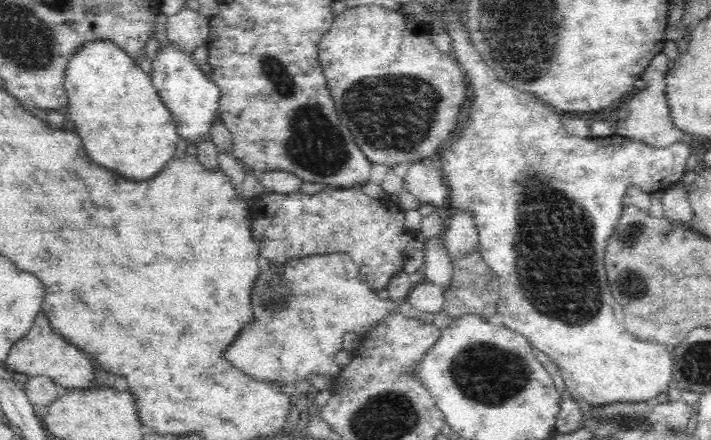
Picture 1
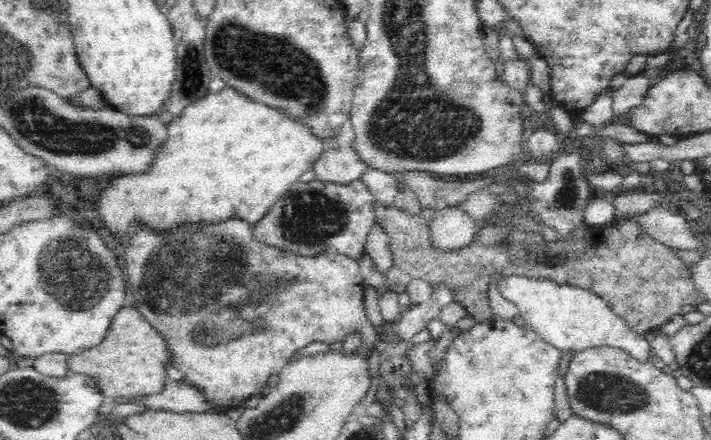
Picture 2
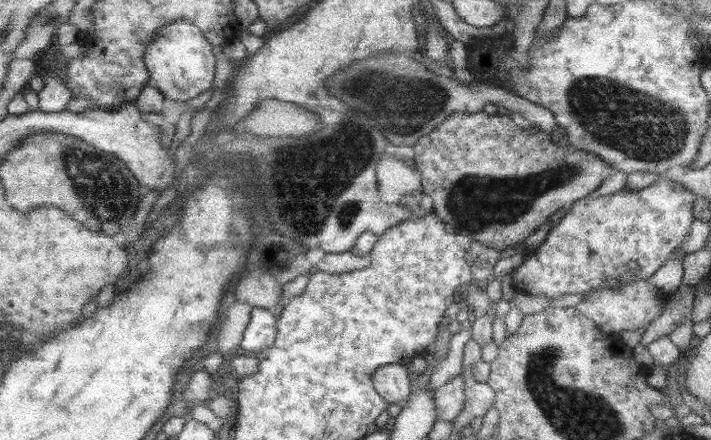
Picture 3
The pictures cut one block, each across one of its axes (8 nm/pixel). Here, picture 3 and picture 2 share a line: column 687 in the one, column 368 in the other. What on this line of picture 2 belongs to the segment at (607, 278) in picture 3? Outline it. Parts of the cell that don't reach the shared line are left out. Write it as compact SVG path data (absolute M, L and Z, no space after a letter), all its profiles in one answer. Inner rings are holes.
M360 179L346 184L298 180L272 205L266 216L252 226L253 235L258 242L298 256L318 256L329 247L358 261L365 254L370 228L380 221L374 212L377 203L376 196Z

